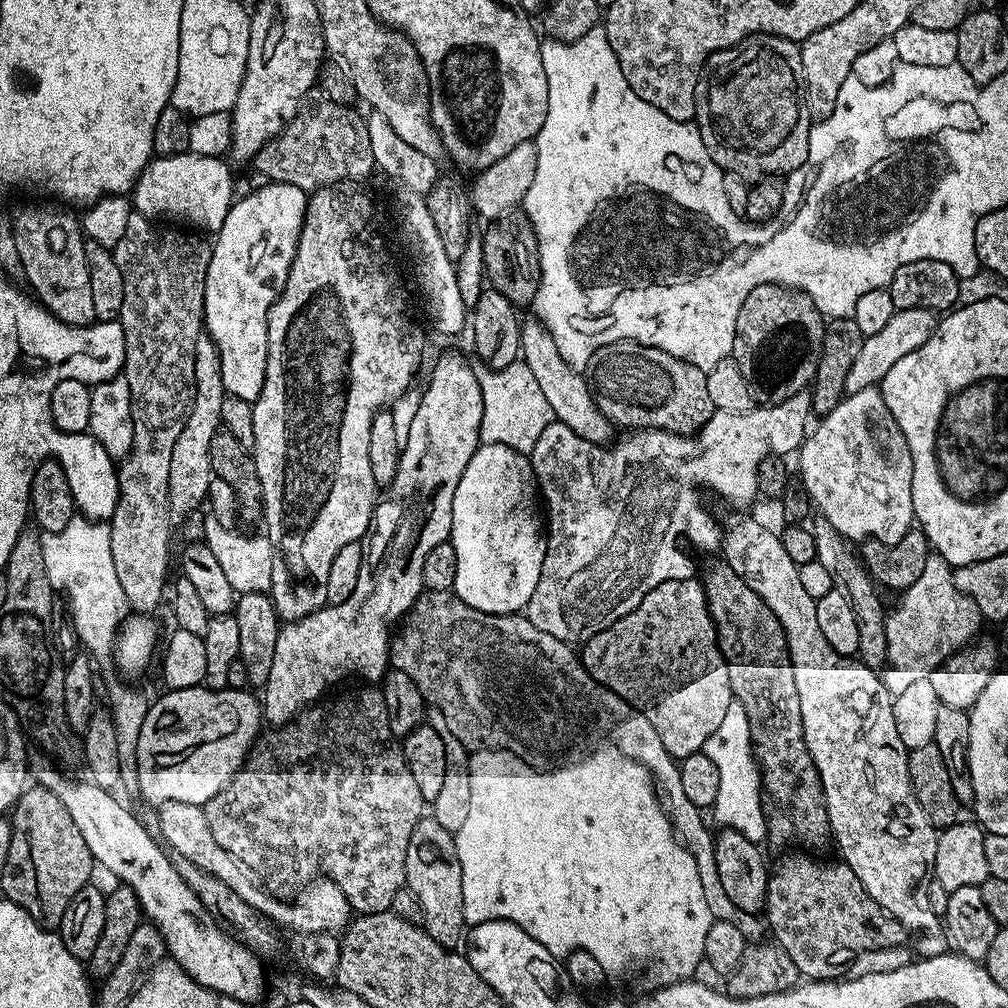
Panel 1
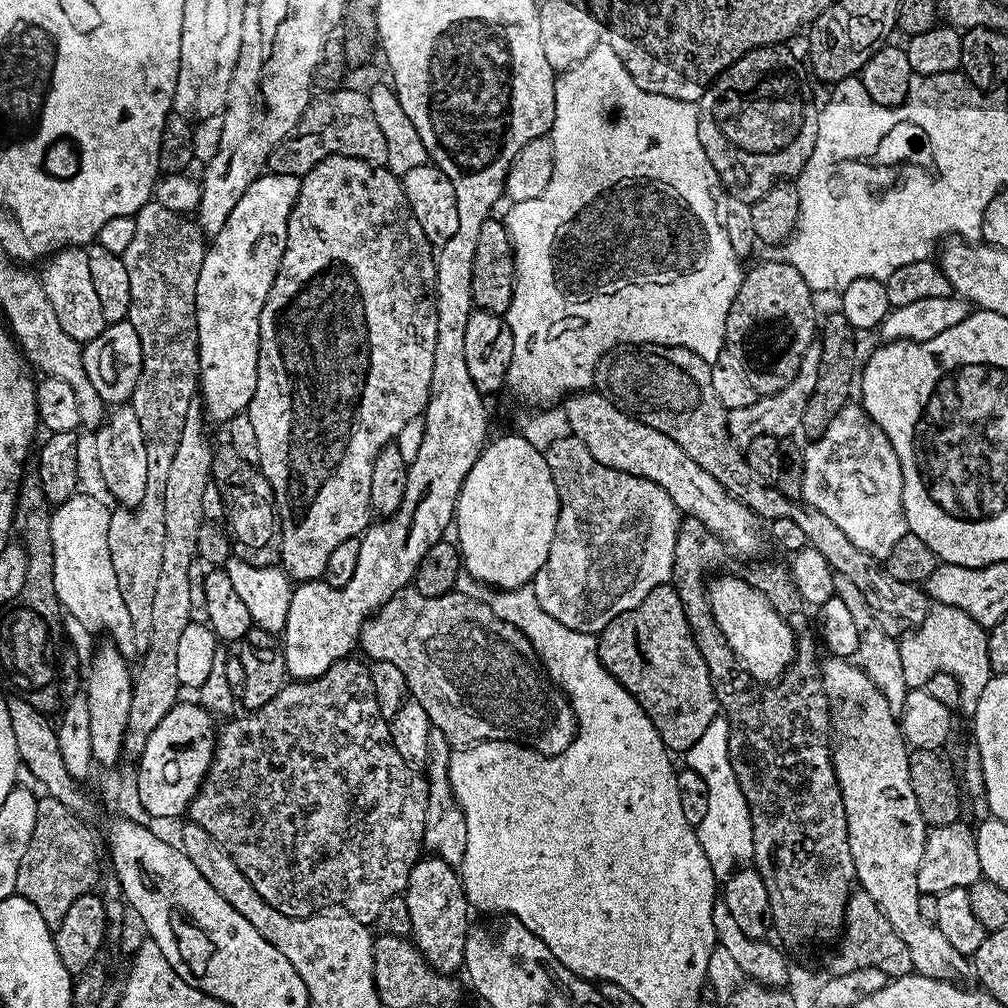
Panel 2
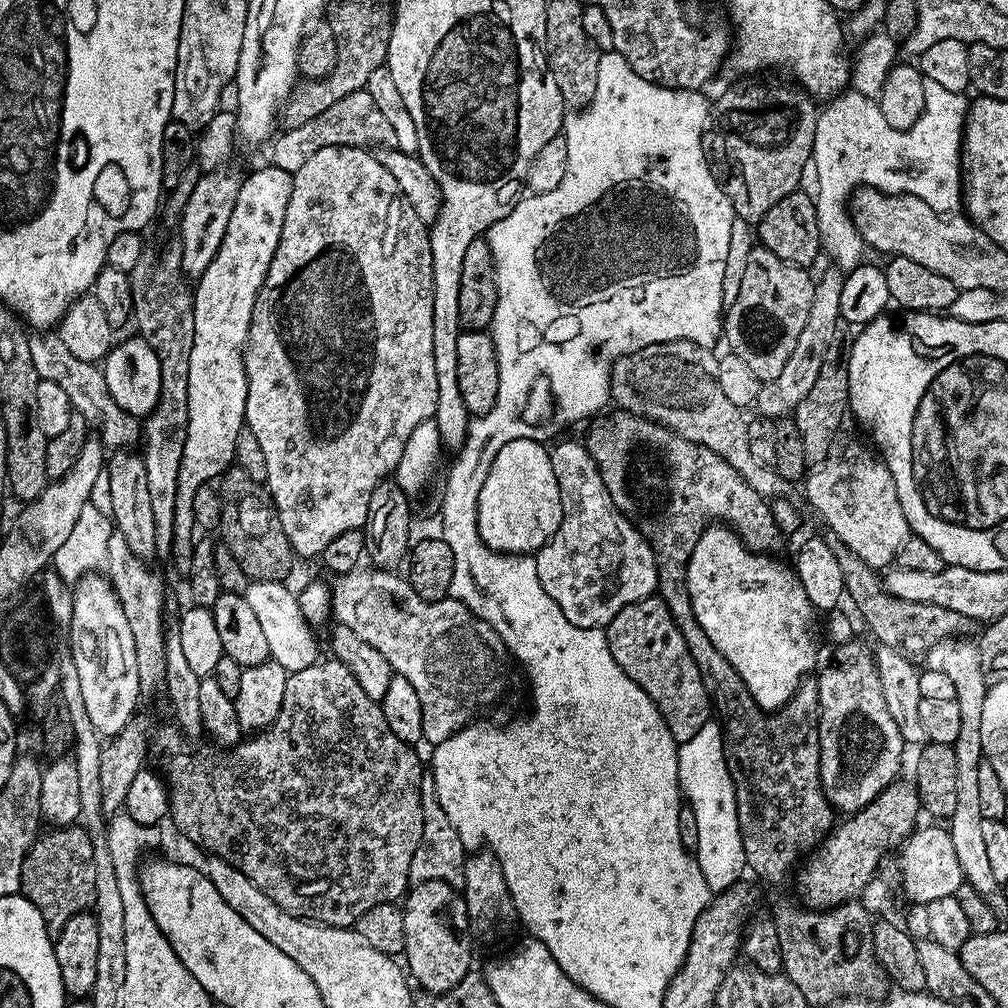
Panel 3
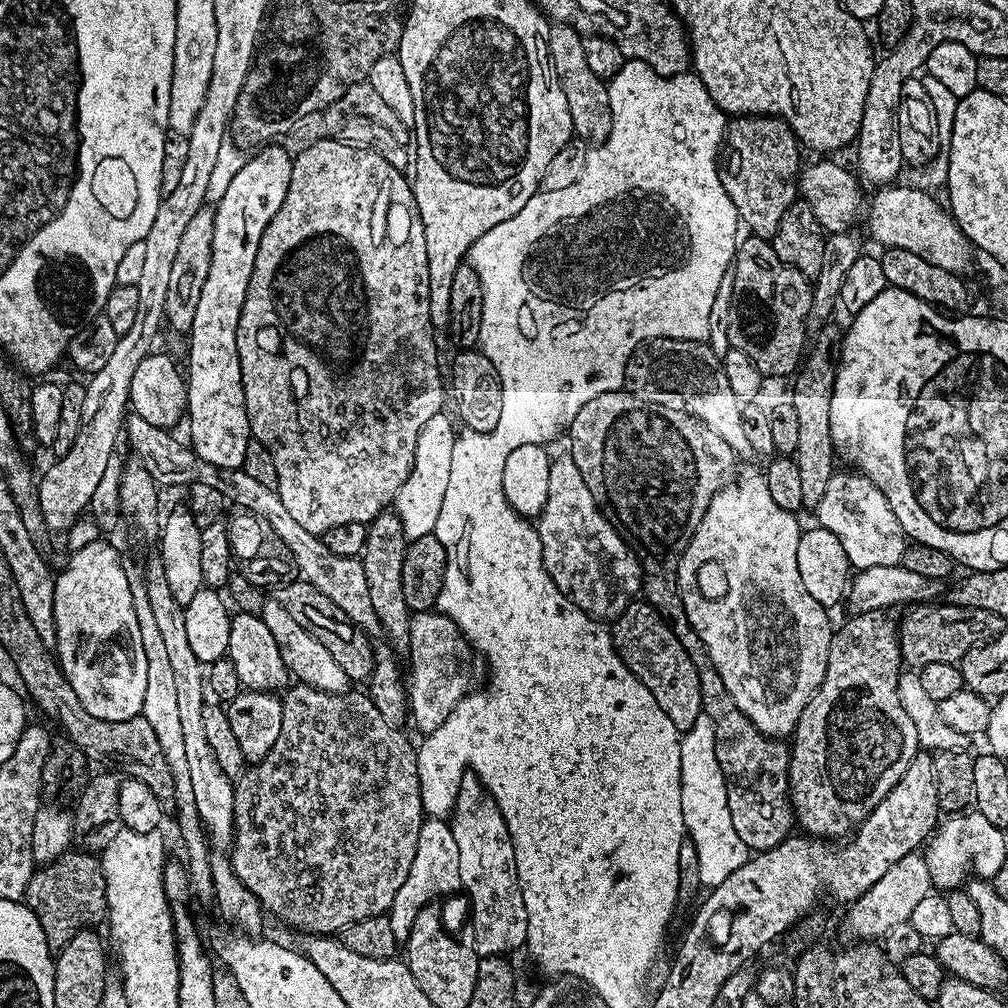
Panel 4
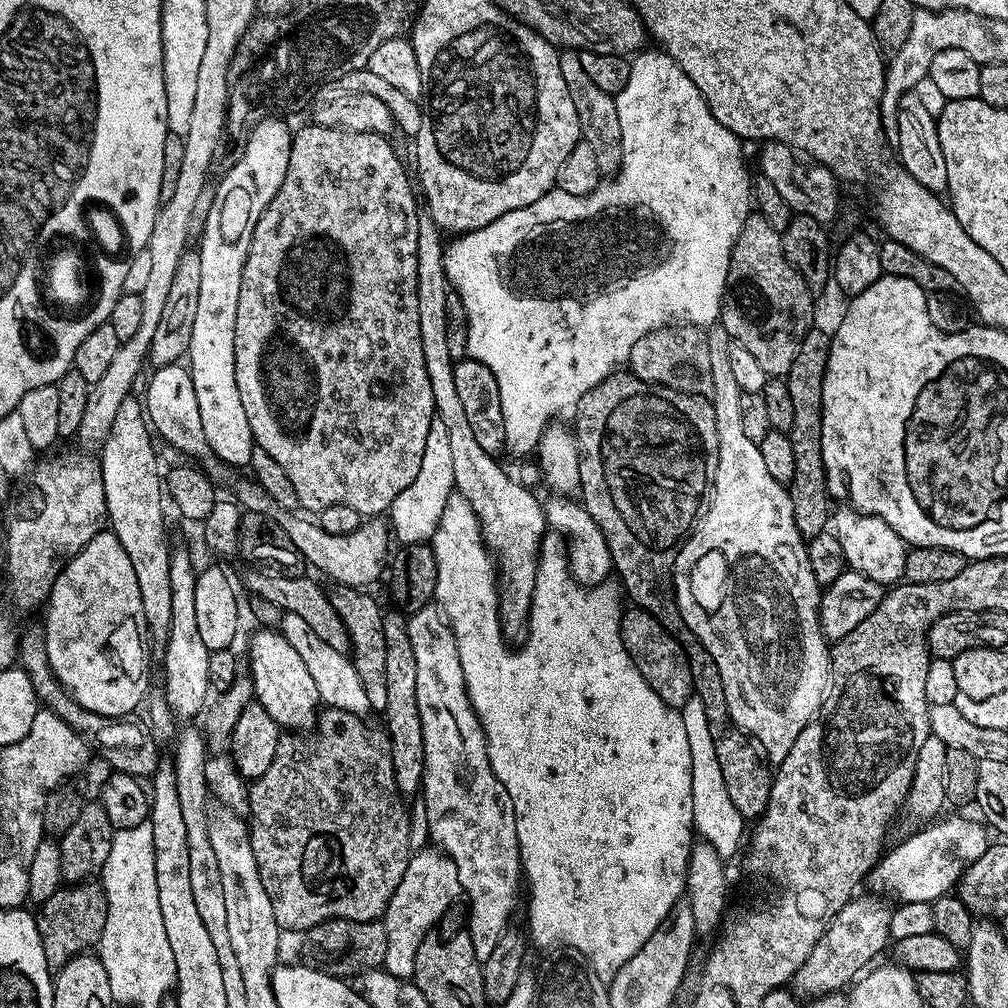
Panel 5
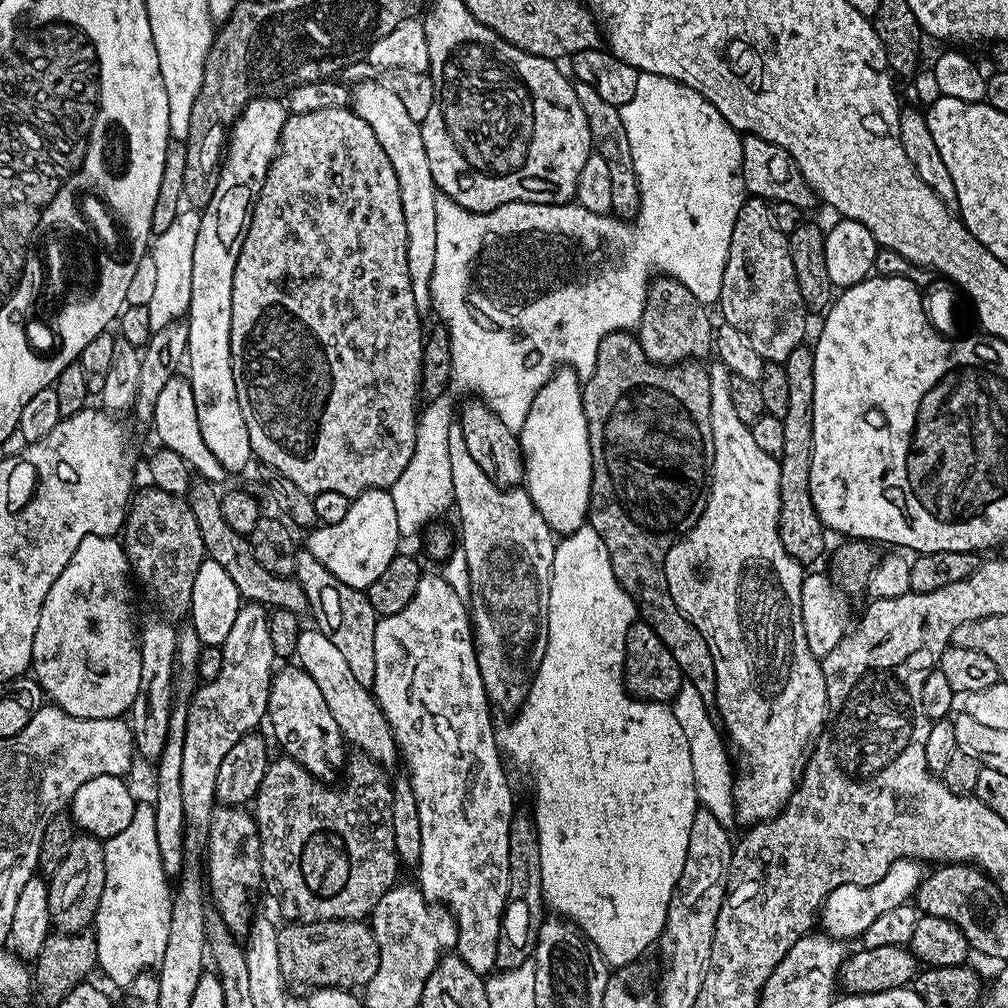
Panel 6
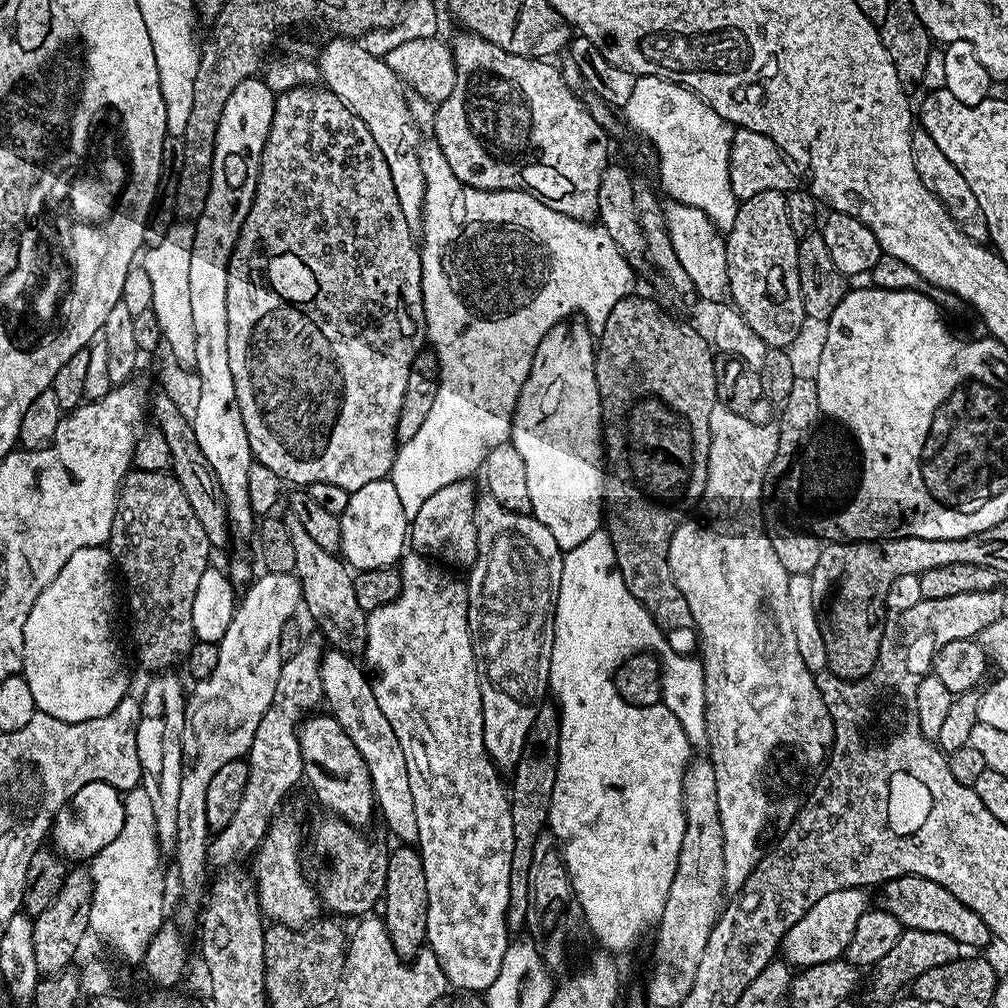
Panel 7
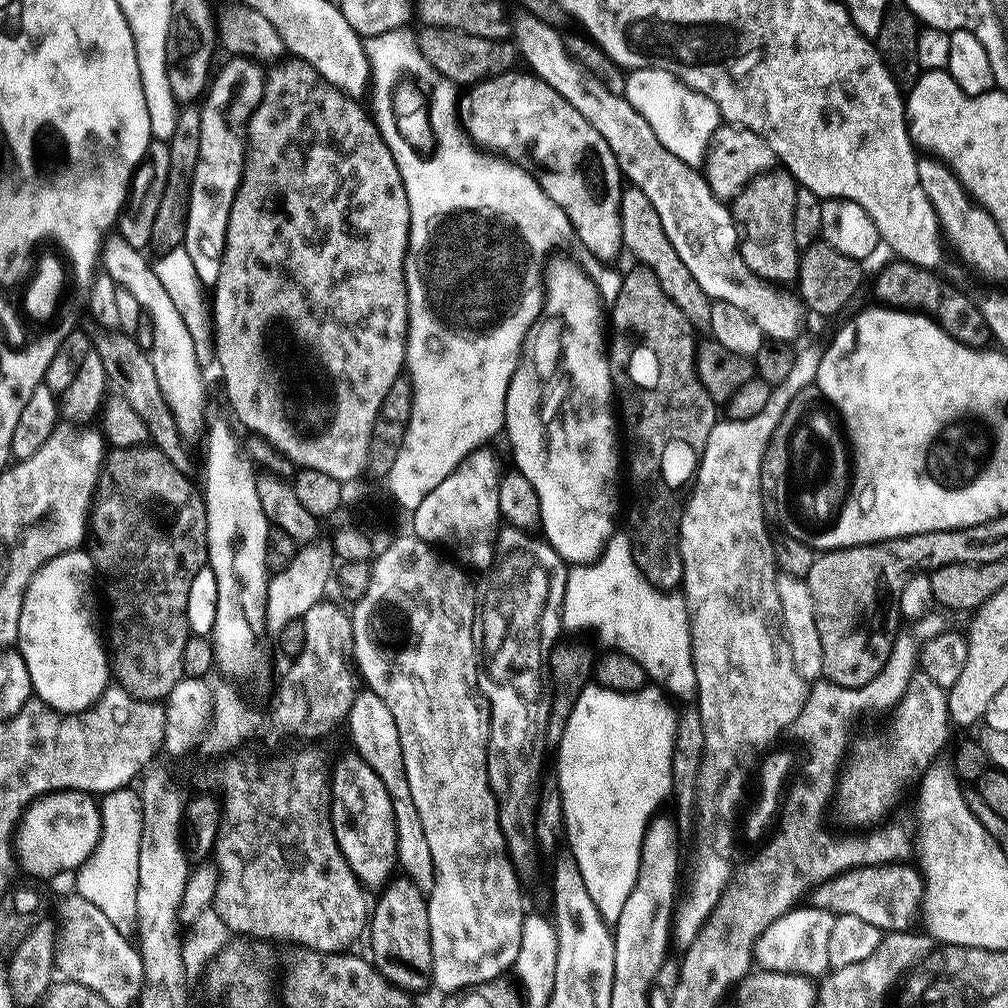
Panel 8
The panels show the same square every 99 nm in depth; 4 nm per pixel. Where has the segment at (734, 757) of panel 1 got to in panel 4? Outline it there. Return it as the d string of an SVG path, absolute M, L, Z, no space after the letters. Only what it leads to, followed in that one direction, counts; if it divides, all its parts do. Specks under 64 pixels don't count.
M701 714L698 722L690 726L683 733L680 742L682 754L682 816L684 829L688 838L694 842L698 851L699 880L707 889L717 888L726 878L734 874L736 870L750 858L750 850L742 842L734 827L732 818L731 800L729 799L728 777L722 774L715 754L714 722L708 716Z

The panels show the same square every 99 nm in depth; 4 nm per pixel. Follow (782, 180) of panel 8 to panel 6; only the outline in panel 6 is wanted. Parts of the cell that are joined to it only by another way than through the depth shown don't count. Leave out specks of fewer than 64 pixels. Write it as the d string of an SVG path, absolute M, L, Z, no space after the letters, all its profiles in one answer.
M759 198L745 199L738 207L738 218L734 222L734 234L730 234L730 246L727 248L728 257L726 258L726 270L722 274L722 290L718 301L718 309L724 317L723 323L734 326L734 330L738 330L750 342L750 346L754 346L754 350L758 350L758 354L762 354L762 358L769 364L783 364L786 358L790 358L790 350L794 350L799 344L805 343L804 331L808 328L808 316L810 310L804 305L802 298L802 290L798 290L798 278L794 274L794 262L790 258L790 250L788 249L788 238L785 232L778 230L778 226L772 217L772 208L769 201Z

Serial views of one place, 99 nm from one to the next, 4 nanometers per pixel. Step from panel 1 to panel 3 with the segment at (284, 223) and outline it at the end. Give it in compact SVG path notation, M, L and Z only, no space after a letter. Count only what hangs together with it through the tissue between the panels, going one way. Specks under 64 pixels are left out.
M265 166L250 173L248 177L245 175L238 190L238 198L234 202L234 214L230 214L230 222L226 226L226 238L222 238L222 246L218 246L214 262L206 266L206 270L194 284L194 342L190 350L188 375L188 437L184 443L184 457L174 481L176 513L172 516L172 552L183 562L191 561L194 556L192 532L197 531L194 494L198 494L198 490L209 482L223 476L226 469L233 467L236 458L235 443L240 430L246 426L244 411L248 387L243 347L248 342L256 295L266 278L266 270L270 270L270 258L274 258L274 250L278 250L278 242L282 238L282 222L286 218L286 202L290 202L291 189L292 173L281 168Z

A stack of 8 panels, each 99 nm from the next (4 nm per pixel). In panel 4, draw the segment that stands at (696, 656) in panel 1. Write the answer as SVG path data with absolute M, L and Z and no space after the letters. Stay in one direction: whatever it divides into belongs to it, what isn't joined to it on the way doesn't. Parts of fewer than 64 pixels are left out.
M637 598L611 621L610 631L612 645L615 646L616 653L620 655L622 662L639 678L642 686L646 686L646 690L654 694L654 702L658 702L658 706L666 710L666 718L674 722L677 730L682 734L687 732L690 726L694 726L694 722L698 722L698 718L704 711L702 690L698 686L698 670L694 662L690 662L690 654L686 654L682 642L678 642L678 638L672 633L672 628L661 618L658 610L654 610L654 606L650 606L643 598Z

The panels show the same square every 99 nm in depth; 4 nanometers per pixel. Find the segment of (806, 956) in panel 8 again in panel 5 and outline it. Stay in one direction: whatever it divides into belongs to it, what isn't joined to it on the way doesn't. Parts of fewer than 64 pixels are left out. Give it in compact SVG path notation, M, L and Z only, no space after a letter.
M964 816L944 819L937 819L921 827L924 828L921 832L906 837L897 848L891 847L872 869L870 884L876 888L885 888L890 895L897 896L895 899L902 904L931 904L939 896L949 895L959 885L966 869L975 860L982 858L990 843L990 836L983 823L975 824Z

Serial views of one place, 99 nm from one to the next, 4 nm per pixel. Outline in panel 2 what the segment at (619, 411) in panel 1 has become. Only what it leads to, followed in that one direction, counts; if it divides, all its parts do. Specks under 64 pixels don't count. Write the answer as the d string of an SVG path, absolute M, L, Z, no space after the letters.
M633 344L605 353L594 376L597 381L604 380L603 391L623 412L654 430L662 430L662 434L678 442L678 446L682 446L682 450L686 450L686 454L690 454L702 470L714 474L727 492L734 499L741 500L761 521L790 518L790 522L795 522L806 533L808 547L818 550L834 573L850 578L854 586L864 591L878 626L882 626L886 634L903 637L906 630L918 627L926 618L930 597L923 587L890 578L877 557L866 554L866 550L858 550L858 546L854 546L854 542L850 542L850 538L846 538L846 534L842 534L842 530L838 530L838 526L834 526L834 521L827 514L822 514L822 510L814 510L800 500L786 498L786 494L750 470L747 455L730 431L729 413L722 406L718 394L714 394L709 361L698 358L698 354L688 348L674 348L667 344Z

